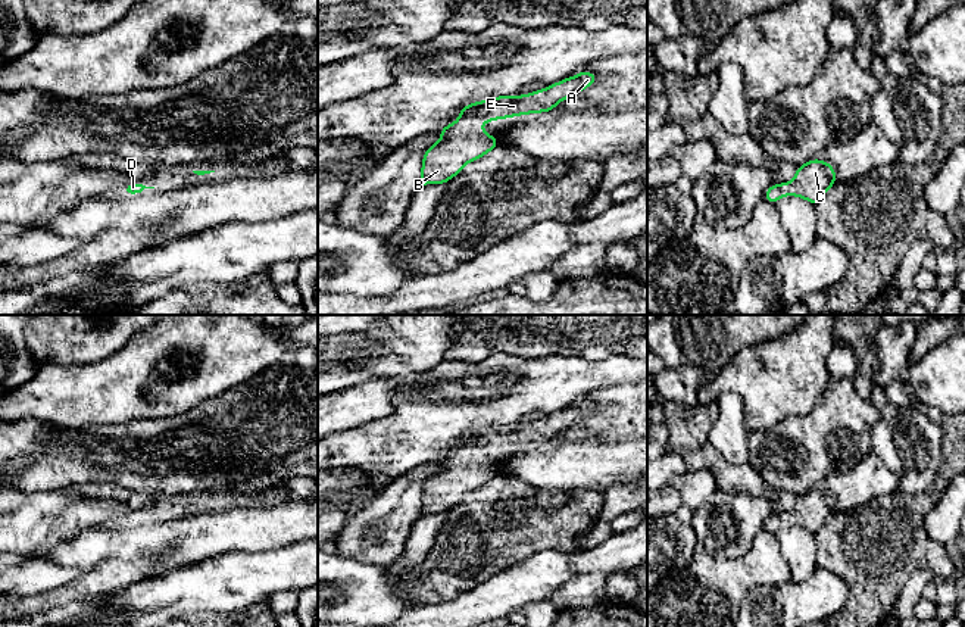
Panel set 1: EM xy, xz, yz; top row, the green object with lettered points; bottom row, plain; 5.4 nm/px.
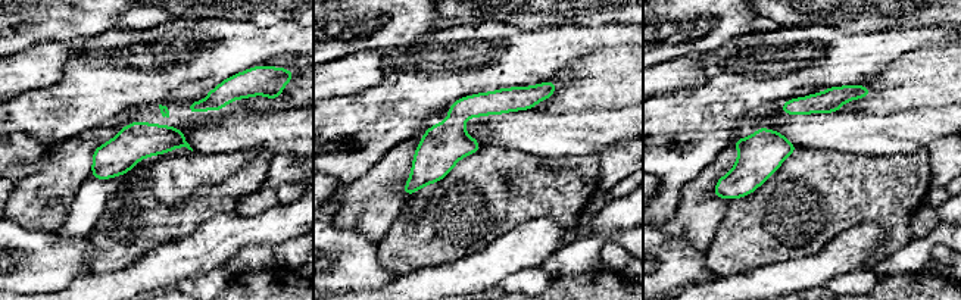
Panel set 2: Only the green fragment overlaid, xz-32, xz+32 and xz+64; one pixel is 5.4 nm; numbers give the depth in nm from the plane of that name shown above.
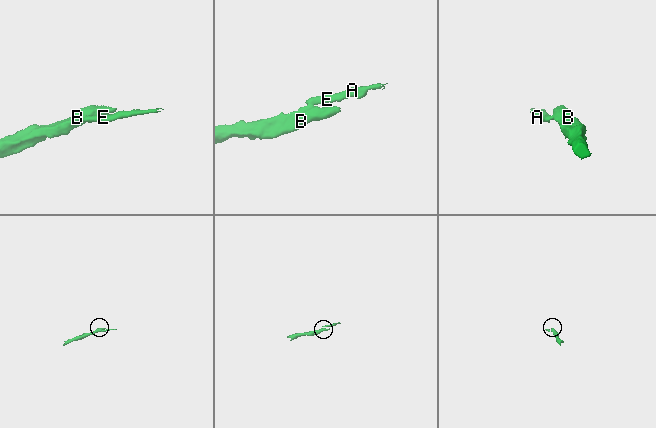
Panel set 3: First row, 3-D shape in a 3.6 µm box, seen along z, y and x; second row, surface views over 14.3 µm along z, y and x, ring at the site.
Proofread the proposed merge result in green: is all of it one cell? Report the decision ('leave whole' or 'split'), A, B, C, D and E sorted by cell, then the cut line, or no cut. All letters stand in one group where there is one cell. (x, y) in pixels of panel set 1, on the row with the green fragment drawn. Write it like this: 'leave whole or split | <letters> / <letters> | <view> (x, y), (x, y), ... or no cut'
leave whole | A B C D E | no cut

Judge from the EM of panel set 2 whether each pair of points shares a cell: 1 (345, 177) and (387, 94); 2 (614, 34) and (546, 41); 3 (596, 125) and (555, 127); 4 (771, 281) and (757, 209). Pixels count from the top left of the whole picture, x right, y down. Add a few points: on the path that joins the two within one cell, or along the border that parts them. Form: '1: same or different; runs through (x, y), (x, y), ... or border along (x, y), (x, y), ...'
1: same; runs through (362, 156), (373, 138), (376, 122), (383, 115)
2: same; runs through (598, 37), (562, 41)
3: same; runs through (586, 127), (565, 127)
4: different; border along (802, 256), (752, 268), (736, 275)

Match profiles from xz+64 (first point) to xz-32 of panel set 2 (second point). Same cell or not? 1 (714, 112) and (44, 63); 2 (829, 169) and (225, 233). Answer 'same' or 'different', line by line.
1: different
2: different

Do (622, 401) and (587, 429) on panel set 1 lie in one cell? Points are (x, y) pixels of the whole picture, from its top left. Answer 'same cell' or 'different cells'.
same cell

